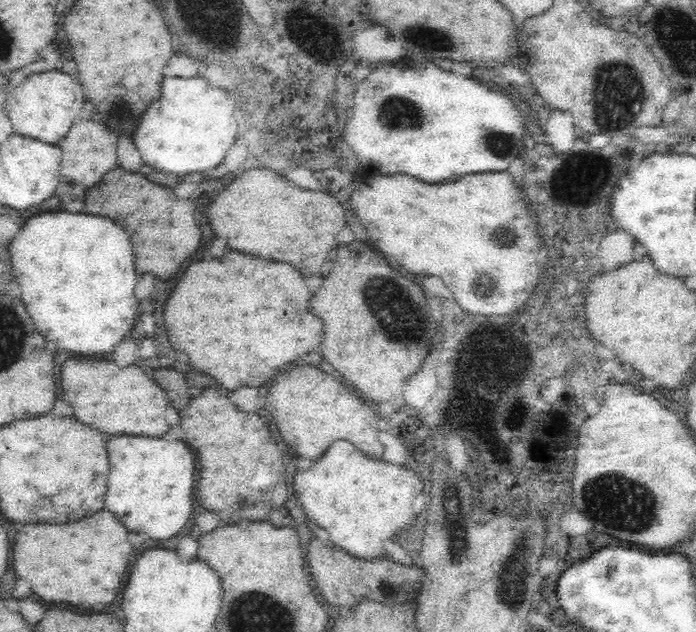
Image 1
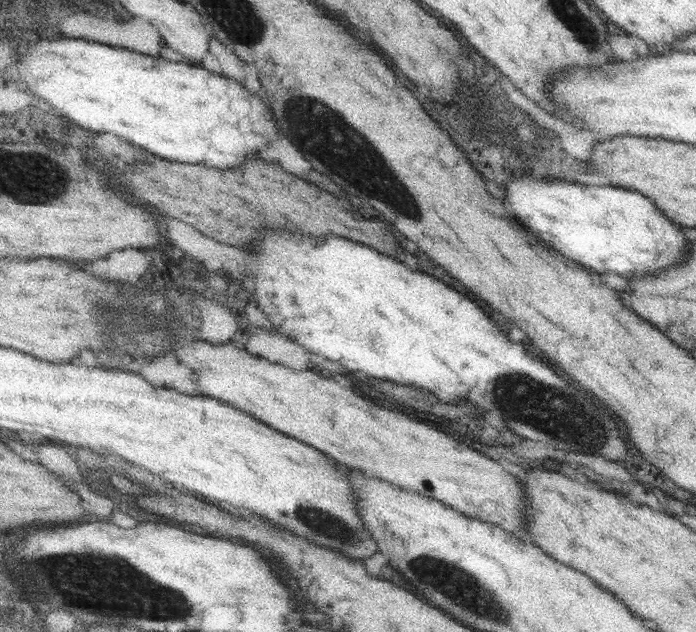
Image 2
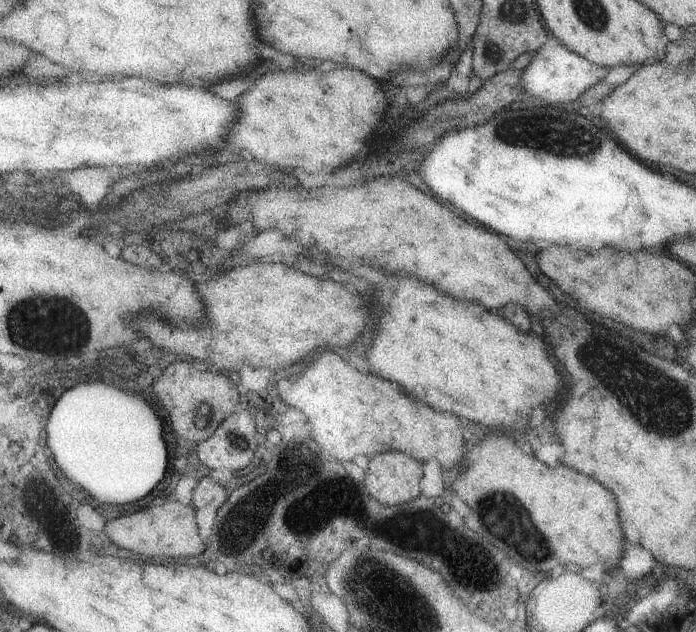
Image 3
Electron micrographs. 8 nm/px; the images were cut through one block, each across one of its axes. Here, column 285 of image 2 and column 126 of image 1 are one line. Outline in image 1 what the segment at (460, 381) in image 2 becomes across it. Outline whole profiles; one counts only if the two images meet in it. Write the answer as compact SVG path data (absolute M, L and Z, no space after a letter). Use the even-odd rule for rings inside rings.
M52 210L52 212L42 212L42 214L34 214L32 218L28 218L22 224L20 230L16 233L14 240L8 244L9 255L11 260L11 274L13 280L18 282L20 286L21 301L26 304L36 328L40 334L46 336L46 340L50 342L58 342L60 350L68 350L68 352L78 352L78 354L108 354L112 352L112 348L132 330L134 320L138 316L138 300L134 298L134 284L136 284L136 270L134 270L134 262L132 262L132 244L128 240L128 234L124 232L124 228L120 228L118 224L114 224L110 218L102 218L102 216L94 216L94 214L76 214L76 212L66 212L62 210Z

